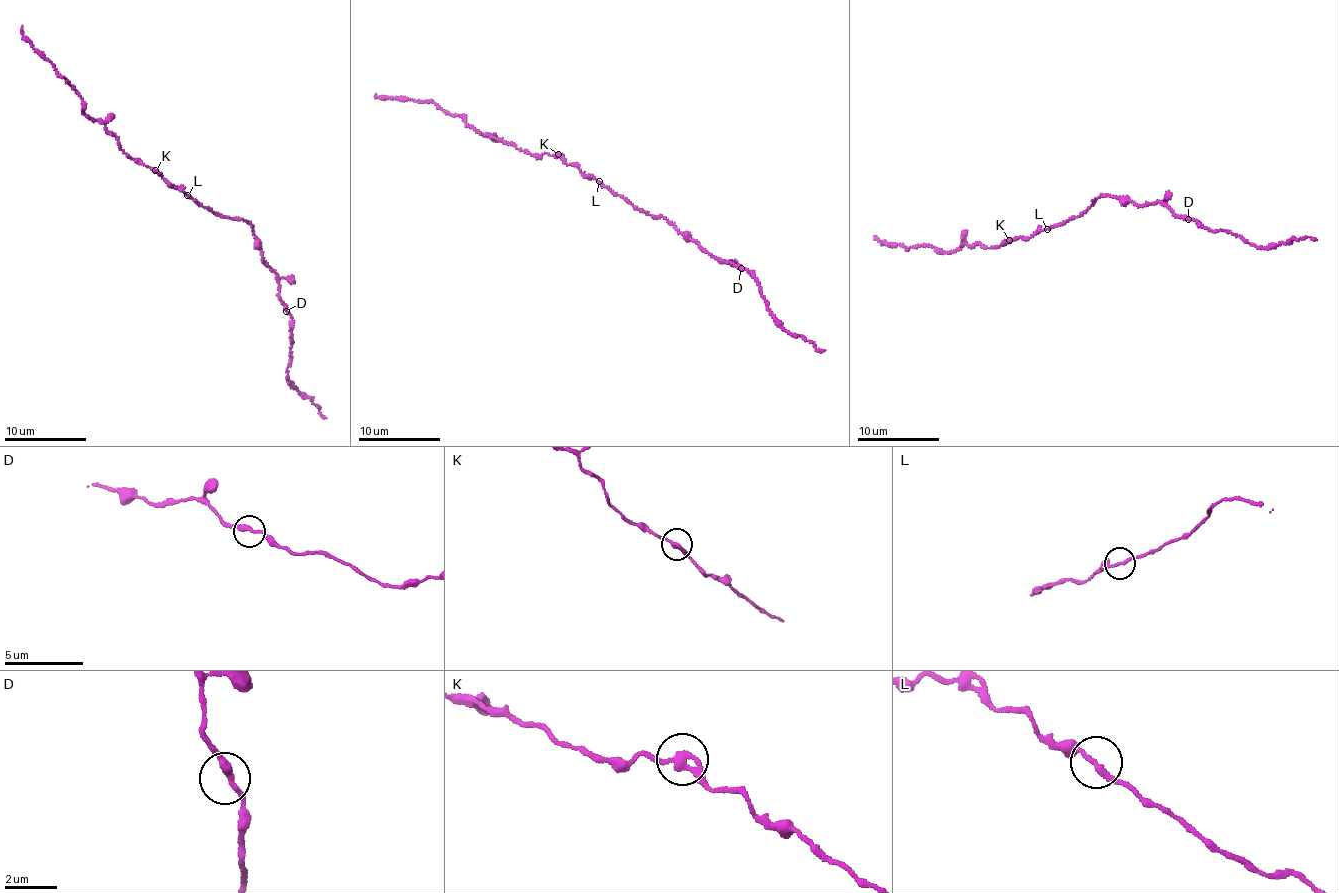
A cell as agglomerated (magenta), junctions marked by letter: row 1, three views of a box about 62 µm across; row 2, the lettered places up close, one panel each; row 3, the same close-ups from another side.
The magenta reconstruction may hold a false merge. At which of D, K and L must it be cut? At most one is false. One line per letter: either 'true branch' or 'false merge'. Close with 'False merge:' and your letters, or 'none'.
D: true branch
K: true branch
L: true branch
False merge: none

